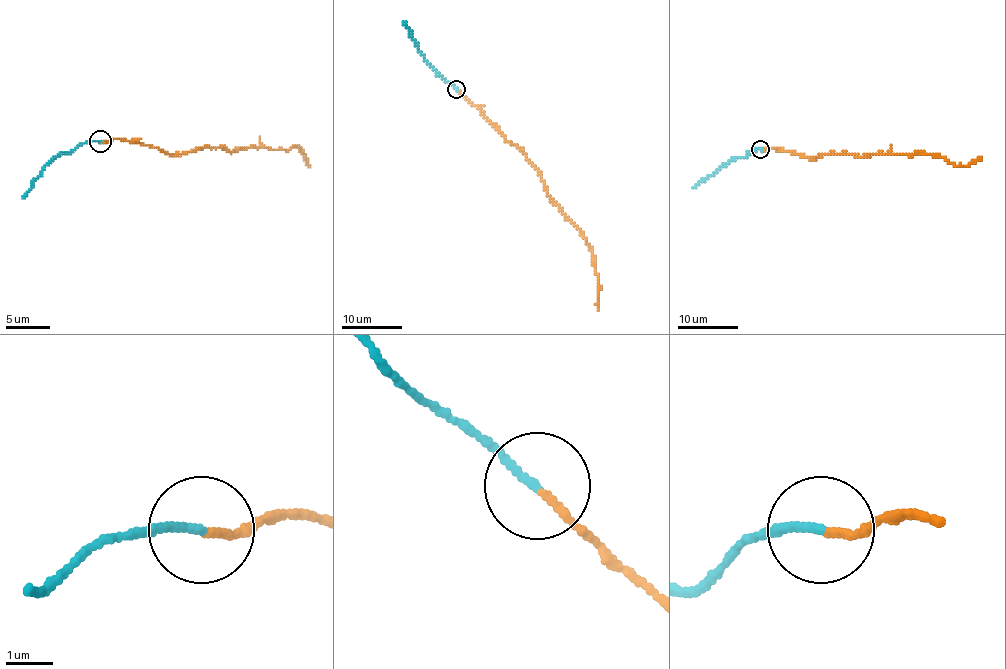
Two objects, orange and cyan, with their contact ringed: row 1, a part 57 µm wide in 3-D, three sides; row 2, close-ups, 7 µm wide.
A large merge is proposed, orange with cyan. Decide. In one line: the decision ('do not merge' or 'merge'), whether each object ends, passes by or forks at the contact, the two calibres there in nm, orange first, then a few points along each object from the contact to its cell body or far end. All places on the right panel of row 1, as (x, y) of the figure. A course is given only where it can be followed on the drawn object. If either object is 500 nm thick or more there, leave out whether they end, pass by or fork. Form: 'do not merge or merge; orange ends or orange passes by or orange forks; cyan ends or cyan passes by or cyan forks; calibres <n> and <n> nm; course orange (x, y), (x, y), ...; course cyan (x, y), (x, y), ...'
do not merge; orange ends; cyan ends; calibres 150 and 160 nm; course orange (761, 149), (776, 147), (809, 158), (830, 153), (913, 155), (922, 152), (956, 165), (968, 165), (982, 158); course cyan (759, 149), (732, 158), (693, 188)

